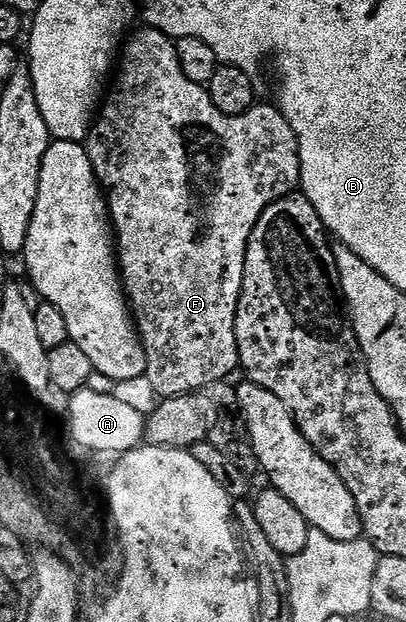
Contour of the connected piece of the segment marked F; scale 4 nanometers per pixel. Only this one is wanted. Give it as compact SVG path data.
M142 27L139 33L131 32L128 40L121 46L116 76L112 81L112 91L105 94L104 104L94 124L90 126L90 136L86 138L84 144L94 168L94 174L98 176L99 186L106 198L116 238L116 256L122 274L122 284L138 335L142 339L142 346L146 352L144 381L145 384L150 384L151 391L156 395L155 398L184 397L197 394L197 389L209 390L216 382L227 380L233 369L239 368L234 328L238 300L244 283L248 239L260 215L264 215L264 211L272 202L279 201L281 197L291 196L299 188L302 179L300 147L296 139L296 131L292 131L288 119L284 119L282 110L273 104L270 105L256 103L248 112L239 117L224 115L224 111L220 111L220 107L212 103L209 88L200 83L192 83L192 79L184 75L184 67L180 67L180 59L176 55L175 42L159 29Z

